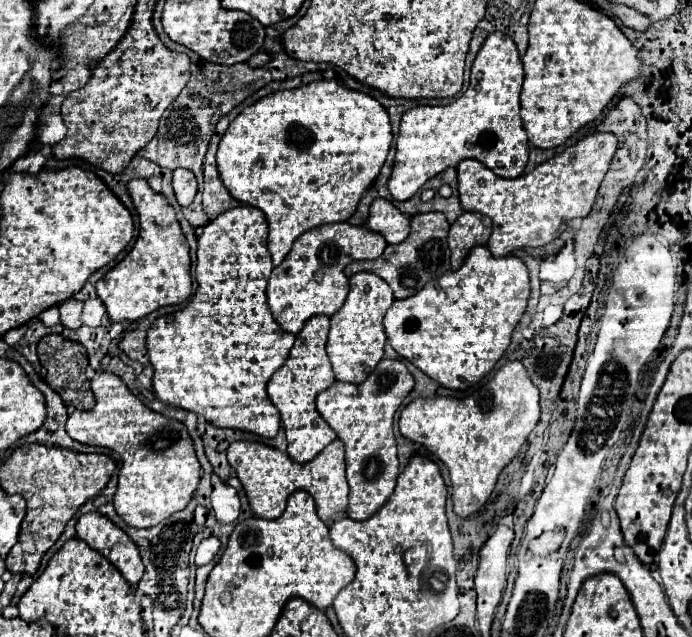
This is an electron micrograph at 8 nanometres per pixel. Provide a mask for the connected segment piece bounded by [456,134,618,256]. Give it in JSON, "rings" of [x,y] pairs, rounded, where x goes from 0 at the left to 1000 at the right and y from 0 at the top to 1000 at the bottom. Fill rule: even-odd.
{"rings":[[[853,210],[835,226],[821,229],[812,242],[743,283],[717,276],[691,251],[668,251],[659,264],[668,327],[711,342],[714,364],[711,377],[705,377],[705,392],[714,402],[731,402],[746,389],[786,386],[806,374],[829,342],[850,339],[861,317],[867,286],[887,248],[890,229],[893,220],[887,210]]]}

